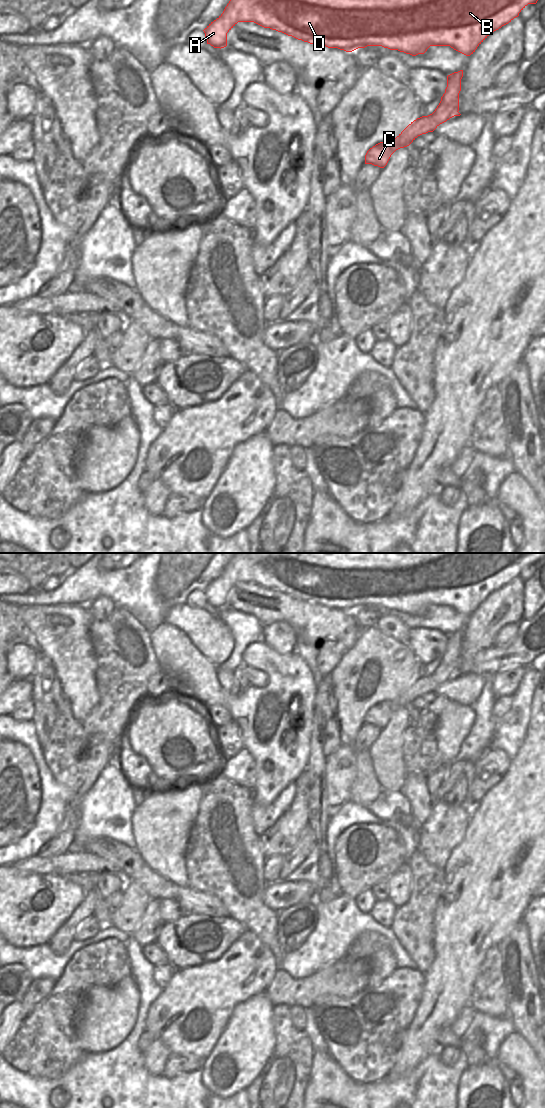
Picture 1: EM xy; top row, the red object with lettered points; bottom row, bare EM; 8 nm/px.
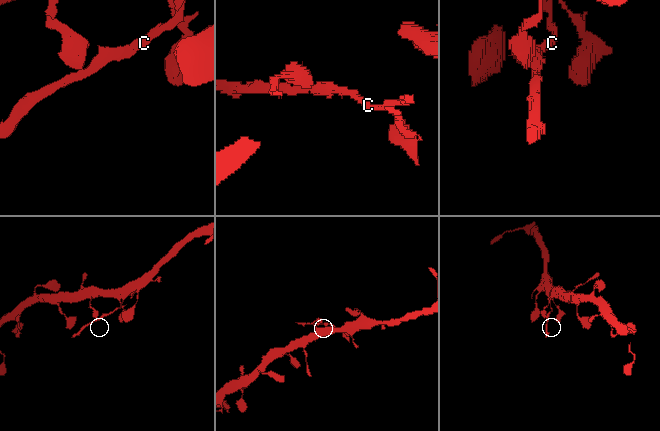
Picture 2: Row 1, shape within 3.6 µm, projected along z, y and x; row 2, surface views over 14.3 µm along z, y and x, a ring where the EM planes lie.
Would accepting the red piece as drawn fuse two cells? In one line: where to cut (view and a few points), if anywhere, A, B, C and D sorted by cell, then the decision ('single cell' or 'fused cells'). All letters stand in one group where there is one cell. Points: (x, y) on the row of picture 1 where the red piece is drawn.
cut in xy along (441, 99), (450, 105), (454, 105), (458, 110); A B D / C; fused cells

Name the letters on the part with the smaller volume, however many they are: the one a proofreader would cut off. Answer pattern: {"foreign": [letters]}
{"foreign": ["C"]}

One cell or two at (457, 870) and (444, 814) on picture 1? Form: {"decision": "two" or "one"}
{"decision": "two"}

